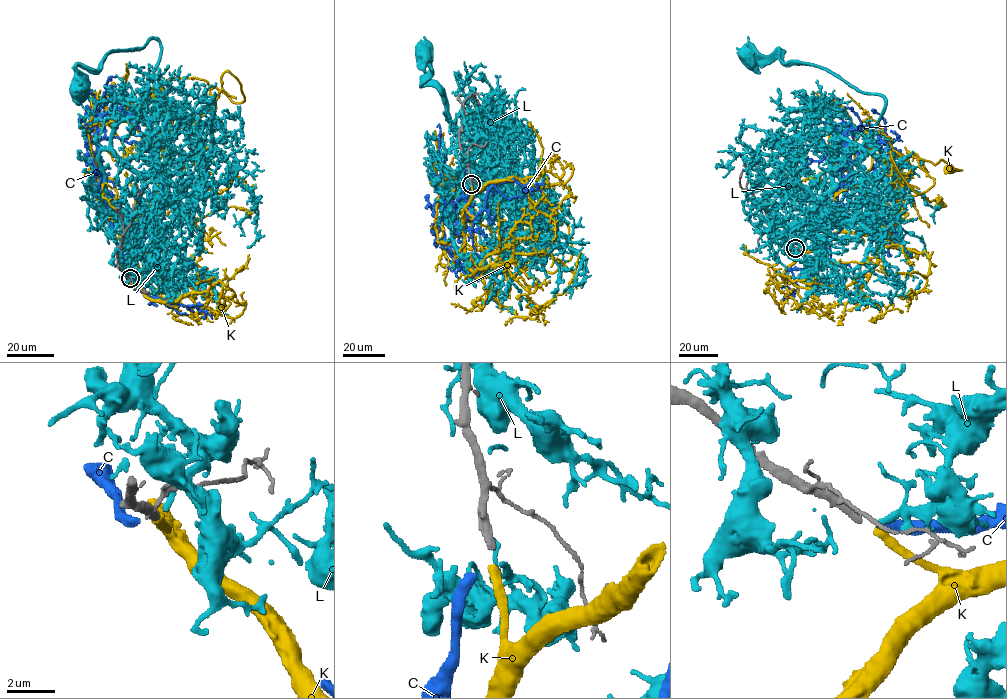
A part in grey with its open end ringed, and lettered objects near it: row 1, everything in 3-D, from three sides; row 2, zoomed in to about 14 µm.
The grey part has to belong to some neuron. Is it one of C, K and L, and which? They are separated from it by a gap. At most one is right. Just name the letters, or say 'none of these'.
K

